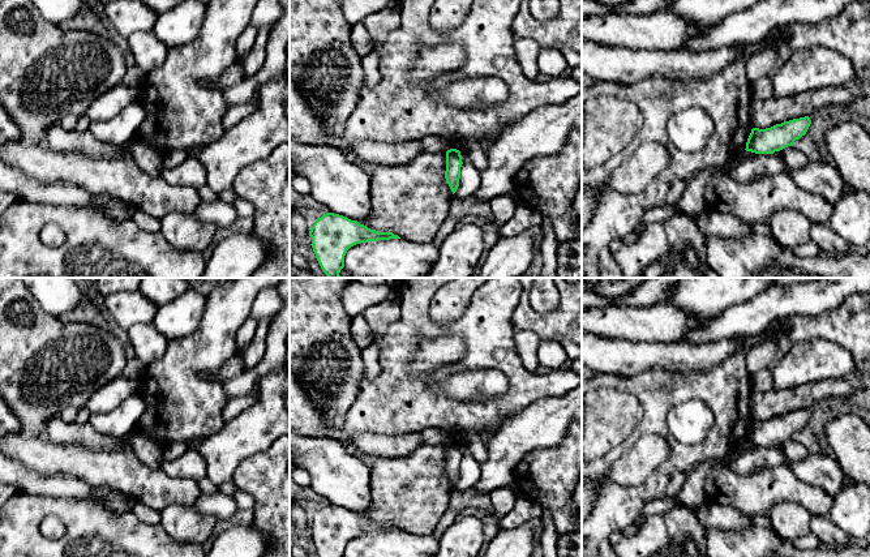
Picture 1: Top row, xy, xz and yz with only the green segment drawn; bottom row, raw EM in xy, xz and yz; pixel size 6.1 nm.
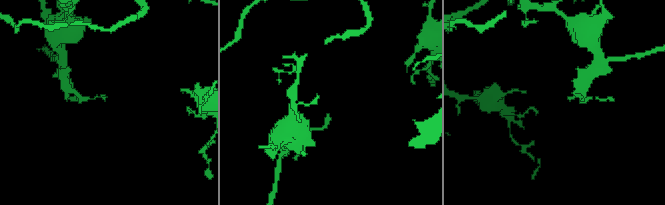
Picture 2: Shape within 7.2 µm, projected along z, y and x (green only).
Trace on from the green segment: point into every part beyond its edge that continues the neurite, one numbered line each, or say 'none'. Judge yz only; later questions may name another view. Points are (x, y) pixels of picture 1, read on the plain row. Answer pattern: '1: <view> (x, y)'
none

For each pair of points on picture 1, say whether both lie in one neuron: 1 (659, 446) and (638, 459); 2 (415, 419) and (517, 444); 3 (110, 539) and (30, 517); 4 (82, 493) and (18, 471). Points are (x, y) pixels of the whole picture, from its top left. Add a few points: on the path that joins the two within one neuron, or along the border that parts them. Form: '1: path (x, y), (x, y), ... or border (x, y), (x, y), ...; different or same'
1: path (654, 449), (643, 457); same
2: border (511, 416), (484, 438); different
3: path (90, 528), (78, 517), (64, 509), (50, 509); same
4: path (67, 487), (34, 484); same

